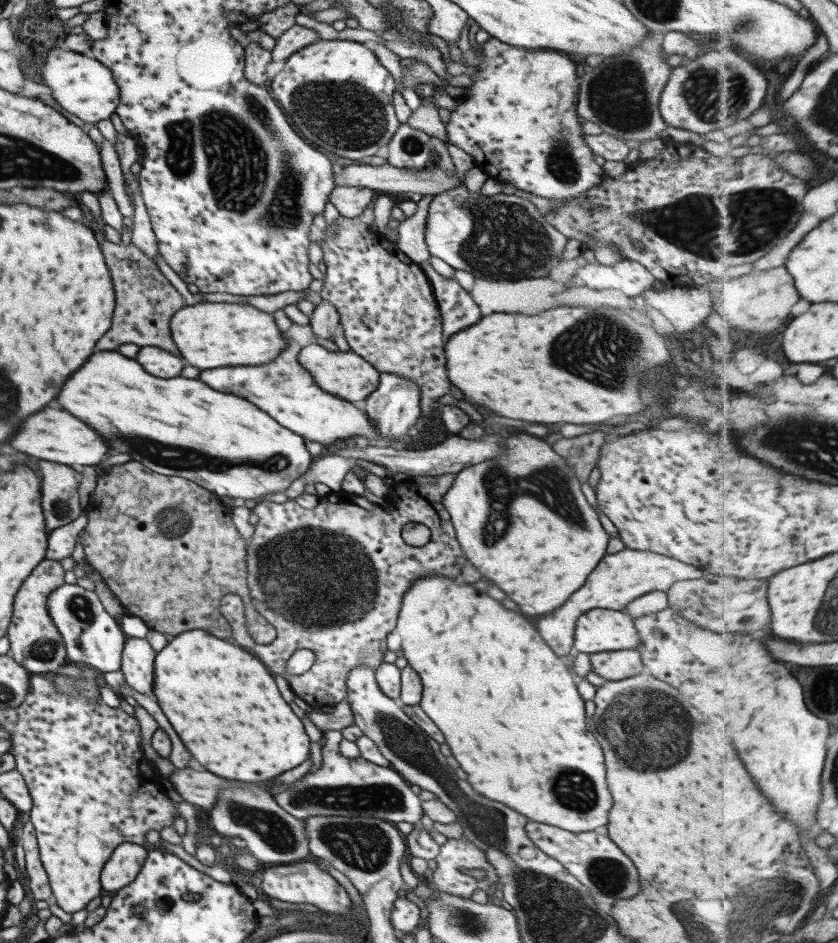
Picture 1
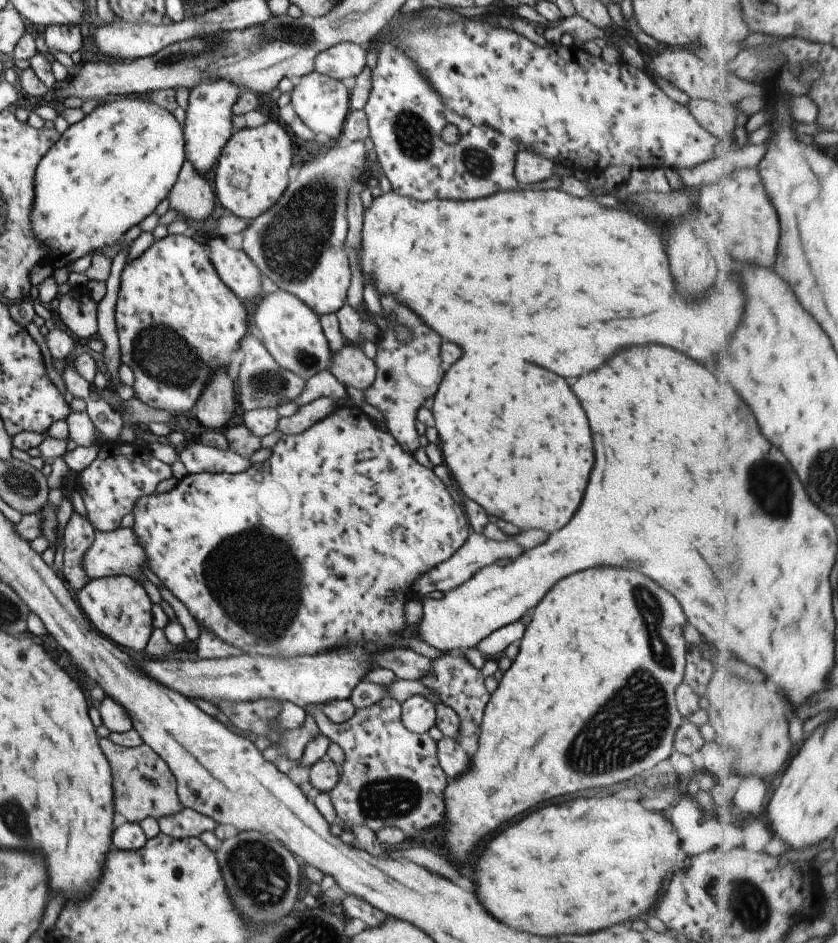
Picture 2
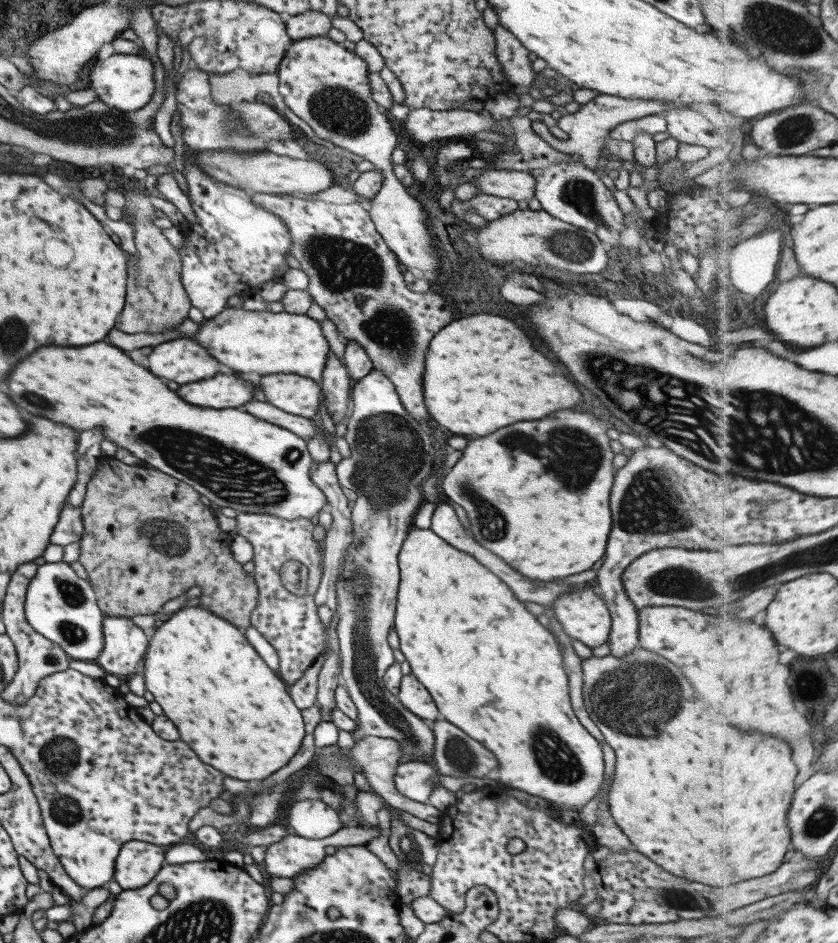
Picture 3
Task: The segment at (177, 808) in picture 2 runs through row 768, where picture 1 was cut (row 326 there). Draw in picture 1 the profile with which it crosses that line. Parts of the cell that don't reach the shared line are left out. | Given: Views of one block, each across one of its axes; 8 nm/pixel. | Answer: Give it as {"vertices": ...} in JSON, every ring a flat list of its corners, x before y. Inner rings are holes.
{"vertices":[[100,233,97,237,112,277,116,298,112,328,96,342,96,350,116,350,122,344,137,344,139,347,160,347,178,354,172,340,170,321,174,313,186,305,182,295,162,275,156,263,135,244,116,243]]}

